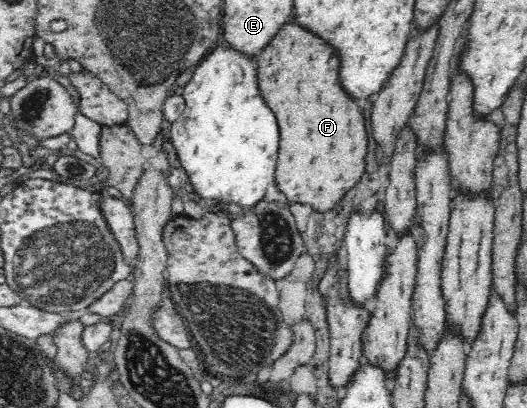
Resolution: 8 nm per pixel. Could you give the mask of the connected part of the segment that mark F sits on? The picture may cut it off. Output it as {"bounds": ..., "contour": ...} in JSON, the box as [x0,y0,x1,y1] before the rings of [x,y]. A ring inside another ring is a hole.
{"bounds":[256,23,368,215],"contour":[[[287,23],[281,29],[277,36],[271,41],[268,48],[256,57],[256,84],[258,84],[258,95],[264,102],[266,107],[270,107],[270,111],[276,115],[278,119],[278,129],[280,129],[280,151],[278,151],[278,167],[276,167],[276,187],[278,191],[288,199],[288,203],[302,203],[302,205],[310,205],[315,213],[326,215],[332,213],[334,209],[342,203],[342,197],[352,191],[362,175],[364,175],[366,167],[366,149],[368,149],[368,133],[364,124],[363,115],[360,115],[358,107],[354,105],[354,101],[346,101],[346,97],[342,97],[342,89],[338,89],[338,83],[334,81],[334,57],[330,57],[330,49],[326,49],[326,45],[322,45],[322,41],[314,41],[314,36],[308,32],[302,33],[302,29],[294,27],[294,24]]]}

